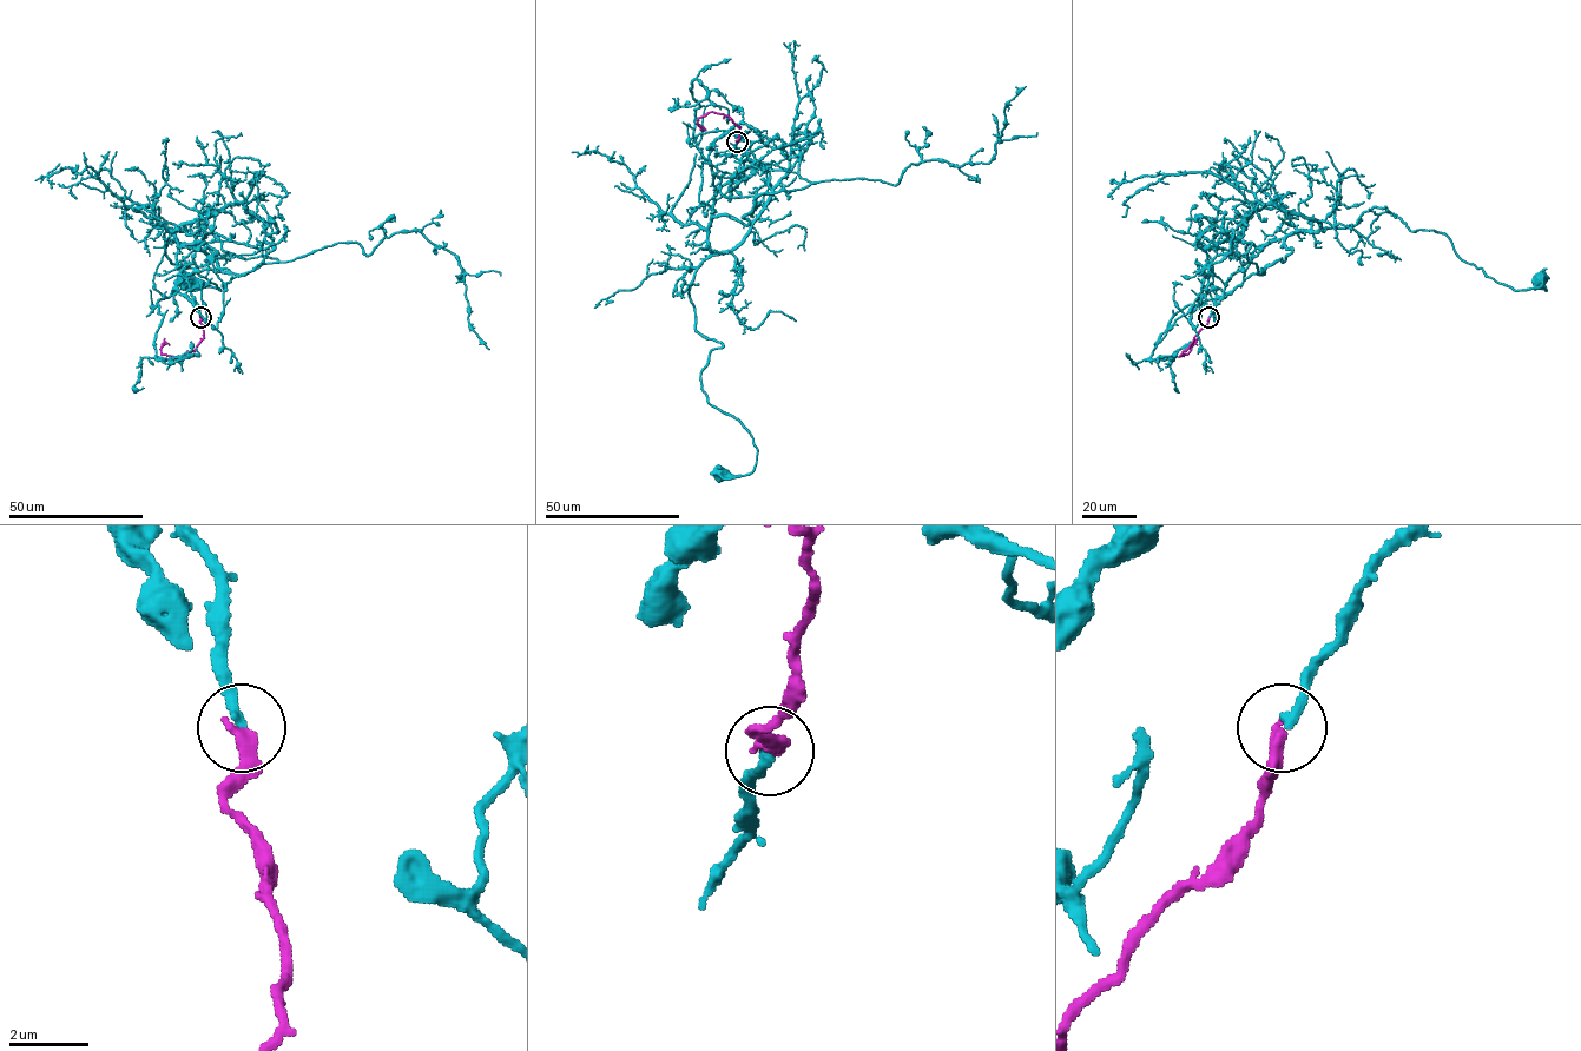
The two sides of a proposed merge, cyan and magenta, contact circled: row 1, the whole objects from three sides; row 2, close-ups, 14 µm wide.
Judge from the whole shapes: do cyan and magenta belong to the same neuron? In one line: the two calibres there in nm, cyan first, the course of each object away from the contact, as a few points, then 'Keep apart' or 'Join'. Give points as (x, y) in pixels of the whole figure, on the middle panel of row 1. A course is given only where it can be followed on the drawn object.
Thickness 240 nm (cyan) against 400 nm. Course of cyan: (737, 143), (689, 289), (696, 330), (723, 345), (702, 389), (757, 448), (750, 473), (720, 475). Course of magenta: (737, 141), (740, 127), (720, 113), (706, 112), (697, 120), (705, 130). Join

